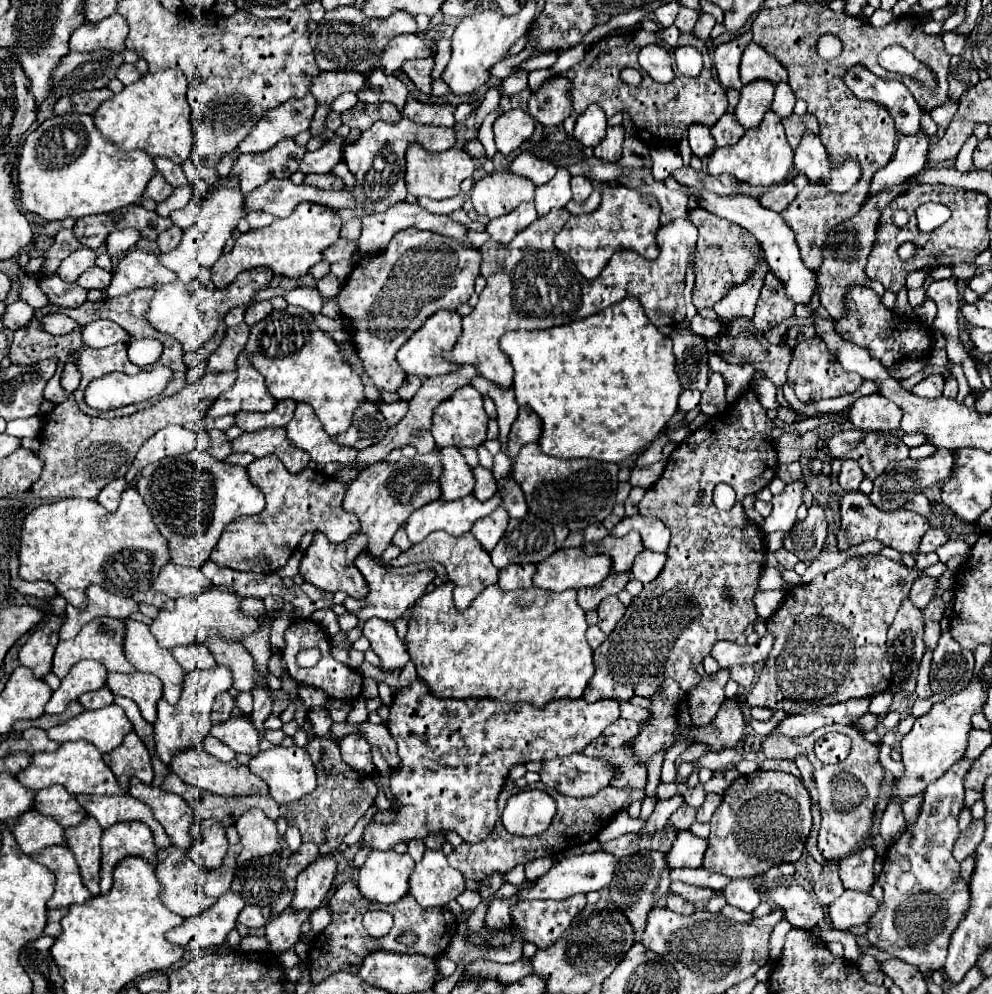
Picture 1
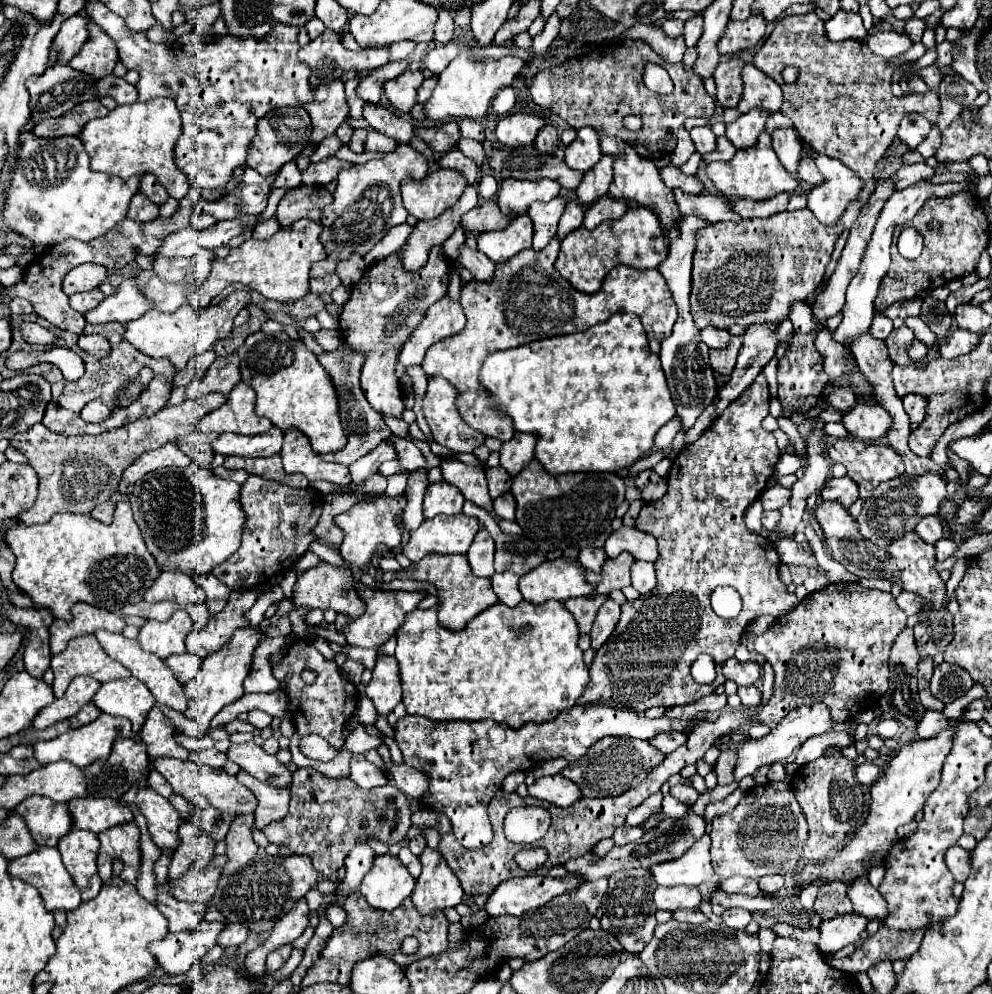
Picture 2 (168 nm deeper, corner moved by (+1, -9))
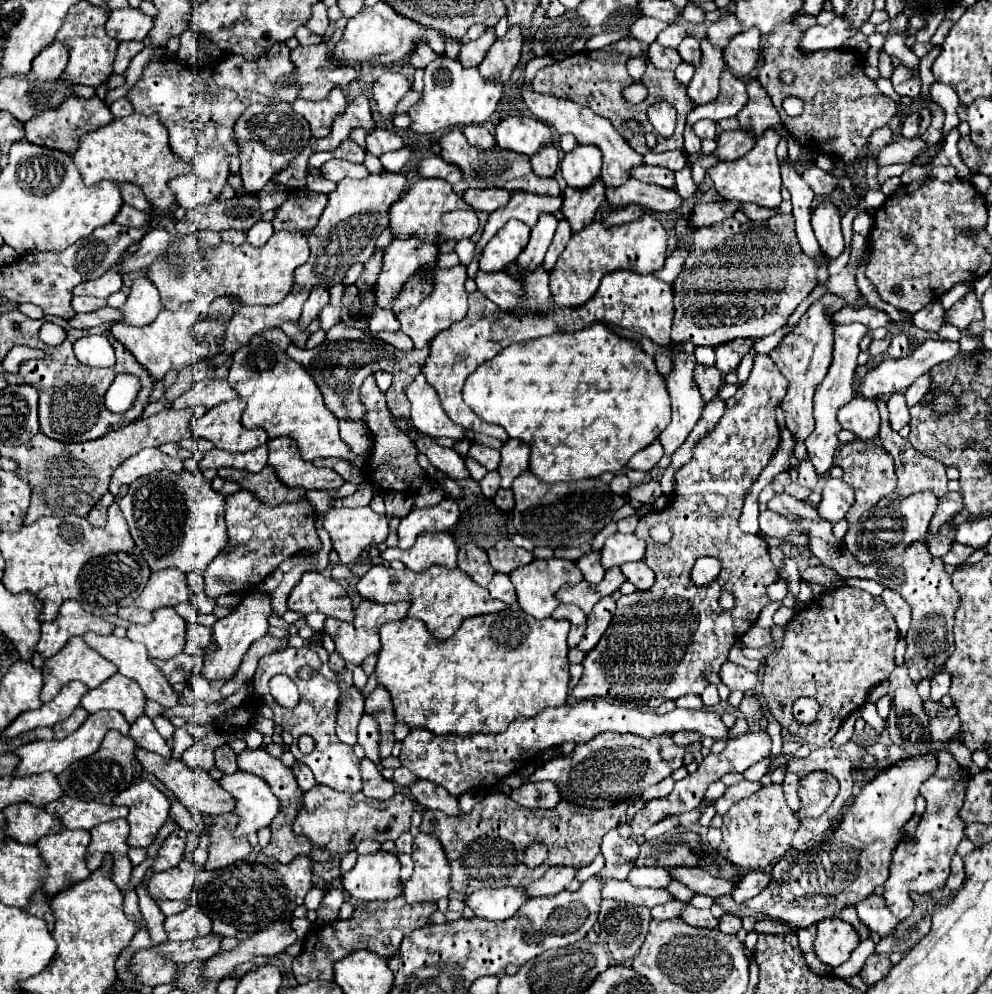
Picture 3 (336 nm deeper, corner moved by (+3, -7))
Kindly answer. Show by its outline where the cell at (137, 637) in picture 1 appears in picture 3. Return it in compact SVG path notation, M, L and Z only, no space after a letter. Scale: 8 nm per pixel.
M86 633L84 639L88 641L88 647L92 647L94 651L98 651L104 659L108 659L110 663L114 663L118 667L118 673L134 679L140 689L144 691L146 699L152 699L156 703L160 703L162 707L174 707L178 703L178 695L174 693L174 689L170 687L170 683L166 681L166 677L150 663L150 657L146 653L146 647L142 643L134 643L130 639L120 639L120 637L114 637L114 635L96 635L96 633Z

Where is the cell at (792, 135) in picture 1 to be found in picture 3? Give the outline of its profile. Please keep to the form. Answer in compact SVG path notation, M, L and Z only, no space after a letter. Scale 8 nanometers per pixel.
M804 171L802 177L816 195L830 195L838 187L838 177L826 171Z

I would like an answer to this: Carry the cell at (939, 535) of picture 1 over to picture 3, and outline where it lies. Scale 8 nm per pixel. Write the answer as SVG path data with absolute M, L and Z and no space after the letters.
M954 543L954 545L952 545L952 551L950 551L950 553L946 553L946 555L942 557L942 561L944 561L946 565L958 567L958 565L962 565L962 563L972 555L972 553L974 553L974 551L972 551L970 547L964 547L964 545Z

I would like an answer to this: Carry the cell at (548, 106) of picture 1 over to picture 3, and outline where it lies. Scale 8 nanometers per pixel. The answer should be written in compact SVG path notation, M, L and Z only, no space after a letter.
M554 145L542 147L538 155L530 157L532 169L536 171L536 175L540 177L554 177L556 169L558 169L558 149Z

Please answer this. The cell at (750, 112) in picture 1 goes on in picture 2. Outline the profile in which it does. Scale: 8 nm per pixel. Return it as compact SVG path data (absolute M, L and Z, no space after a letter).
M752 109L750 113L742 113L734 123L726 125L726 137L736 145L736 149L746 149L754 145L760 131L764 131L768 115L770 113L762 113L762 109Z

